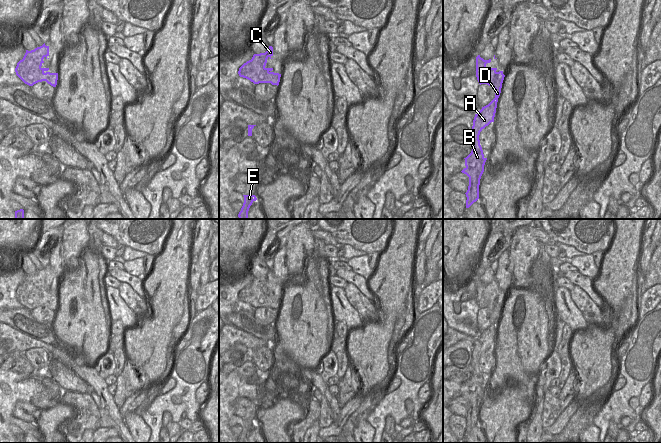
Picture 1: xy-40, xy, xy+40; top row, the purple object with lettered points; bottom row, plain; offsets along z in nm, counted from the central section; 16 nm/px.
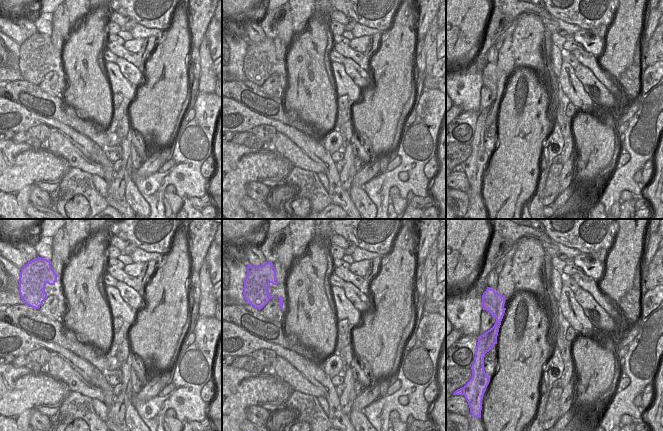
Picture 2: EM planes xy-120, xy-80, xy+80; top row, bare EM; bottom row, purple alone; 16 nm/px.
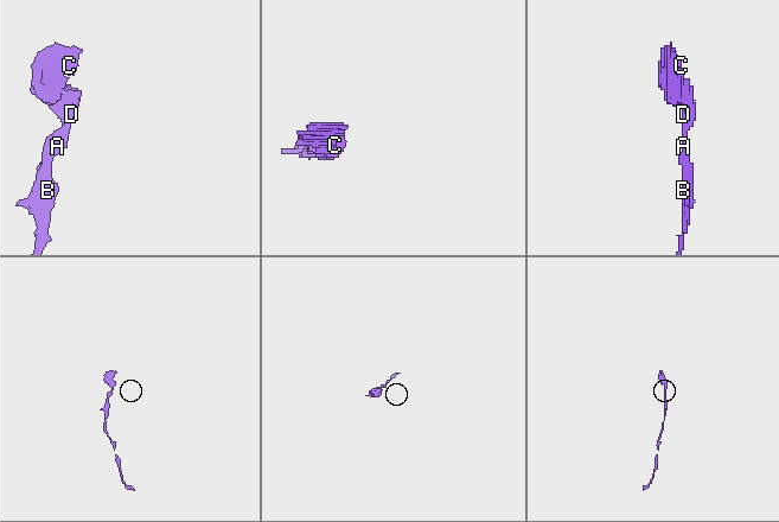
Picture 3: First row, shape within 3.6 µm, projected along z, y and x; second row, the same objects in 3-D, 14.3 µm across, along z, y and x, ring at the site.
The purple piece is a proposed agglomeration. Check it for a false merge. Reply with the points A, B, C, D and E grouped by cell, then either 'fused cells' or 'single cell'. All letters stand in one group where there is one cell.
A B D E / C; fused cells

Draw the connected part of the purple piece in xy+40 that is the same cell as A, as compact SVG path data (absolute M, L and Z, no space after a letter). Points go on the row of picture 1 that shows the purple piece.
M495 82L493 88L495 89L495 98L475 114L472 126L472 136L470 139L472 143L472 151L466 158L464 158L466 167L461 171L469 177L469 186L465 193L467 197L466 208L469 208L479 199L480 179L484 172L484 165L487 160L487 158L484 157L480 145L479 135L486 126L491 122L494 122L502 84L500 82Z

